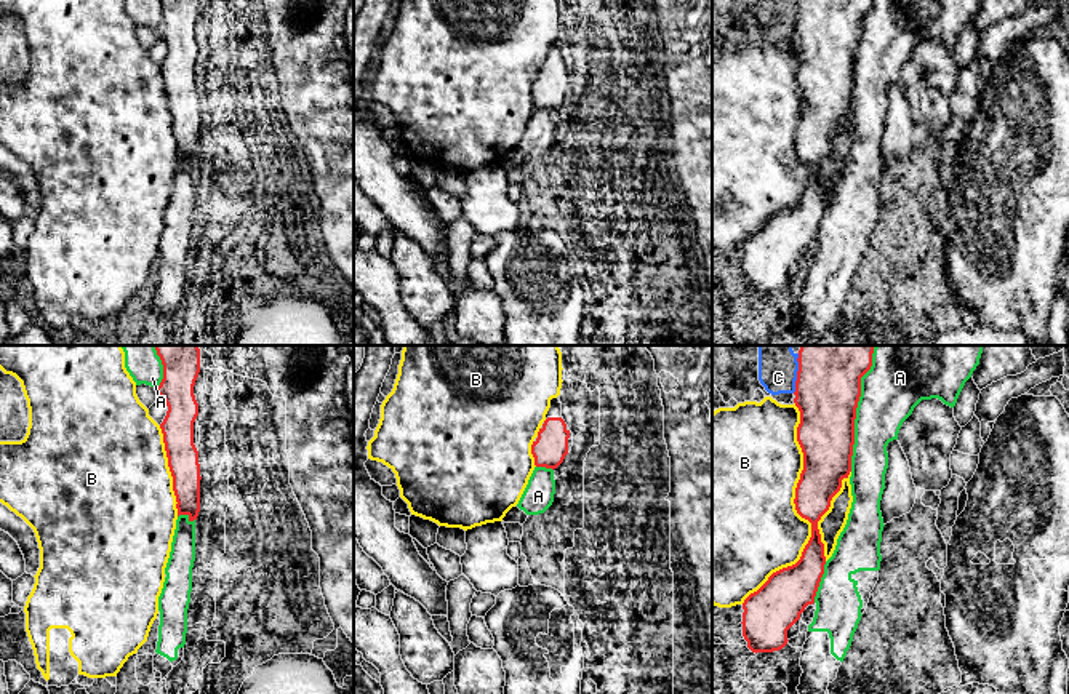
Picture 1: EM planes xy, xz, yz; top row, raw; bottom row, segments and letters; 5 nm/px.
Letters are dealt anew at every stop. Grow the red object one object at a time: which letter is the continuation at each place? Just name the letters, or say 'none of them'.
none of them

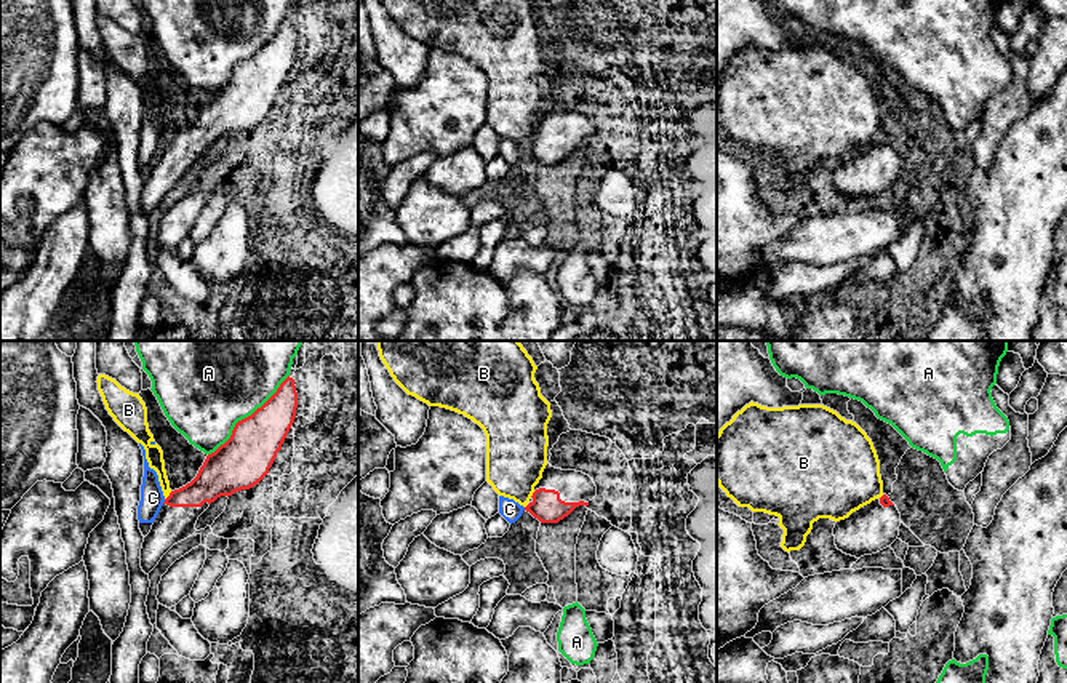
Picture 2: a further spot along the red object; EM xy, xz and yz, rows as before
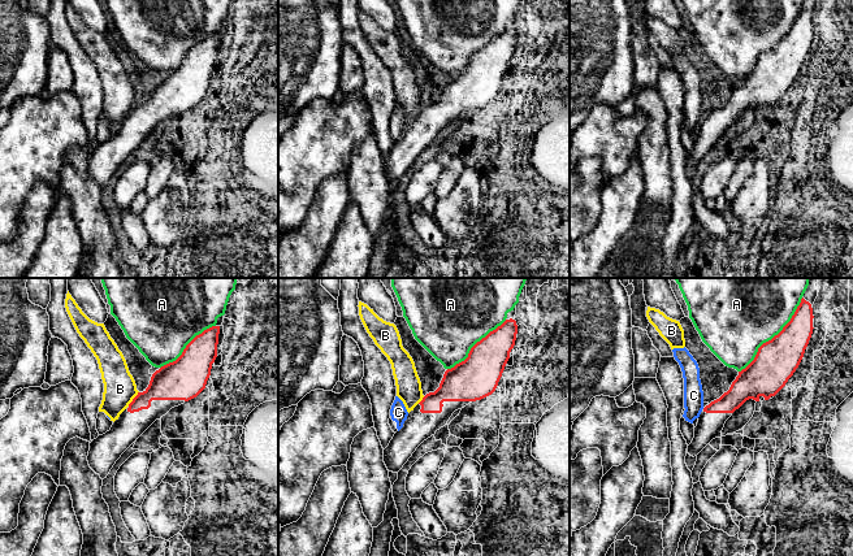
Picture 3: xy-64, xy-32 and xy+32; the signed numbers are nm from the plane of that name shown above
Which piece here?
none of them

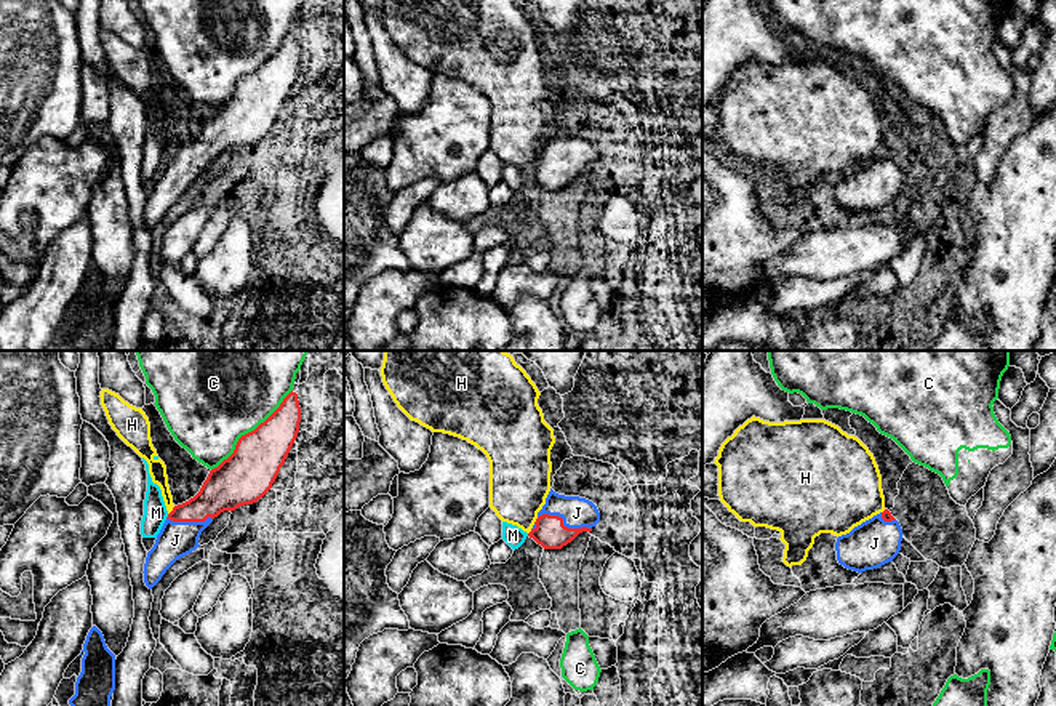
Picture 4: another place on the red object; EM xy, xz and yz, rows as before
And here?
J

